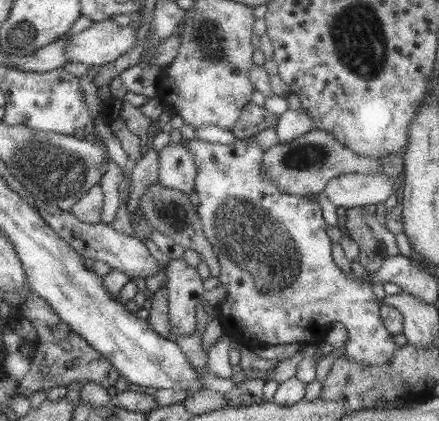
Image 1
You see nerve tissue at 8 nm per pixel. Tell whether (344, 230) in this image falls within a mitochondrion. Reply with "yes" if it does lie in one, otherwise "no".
no

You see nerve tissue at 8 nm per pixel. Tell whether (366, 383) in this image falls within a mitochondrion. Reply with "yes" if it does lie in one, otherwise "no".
yes

